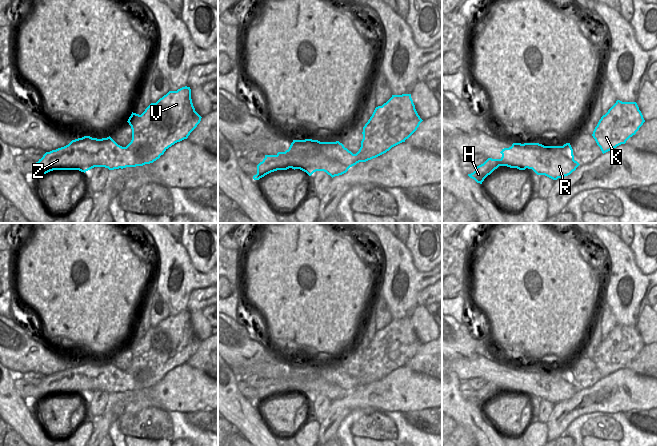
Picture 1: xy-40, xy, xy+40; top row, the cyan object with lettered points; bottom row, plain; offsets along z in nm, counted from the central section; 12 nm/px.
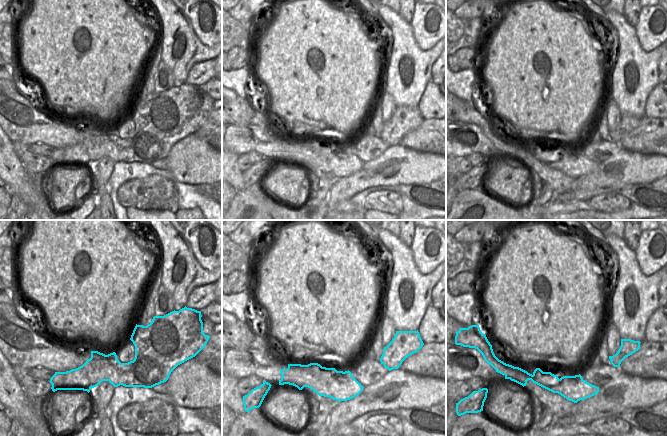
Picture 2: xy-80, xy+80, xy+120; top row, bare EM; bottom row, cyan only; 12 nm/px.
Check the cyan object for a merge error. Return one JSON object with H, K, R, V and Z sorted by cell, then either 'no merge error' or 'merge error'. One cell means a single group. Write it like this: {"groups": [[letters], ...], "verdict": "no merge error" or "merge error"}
{"groups": [["H", "K", "V", "Z"], ["R"]], "verdict": "merge error"}

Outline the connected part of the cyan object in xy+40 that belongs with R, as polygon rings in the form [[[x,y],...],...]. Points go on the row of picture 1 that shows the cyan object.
[[[528,143],[529,158],[518,159],[517,169],[532,169],[537,175],[545,175],[553,180],[570,175],[580,165],[559,152],[539,152],[539,143]]]

